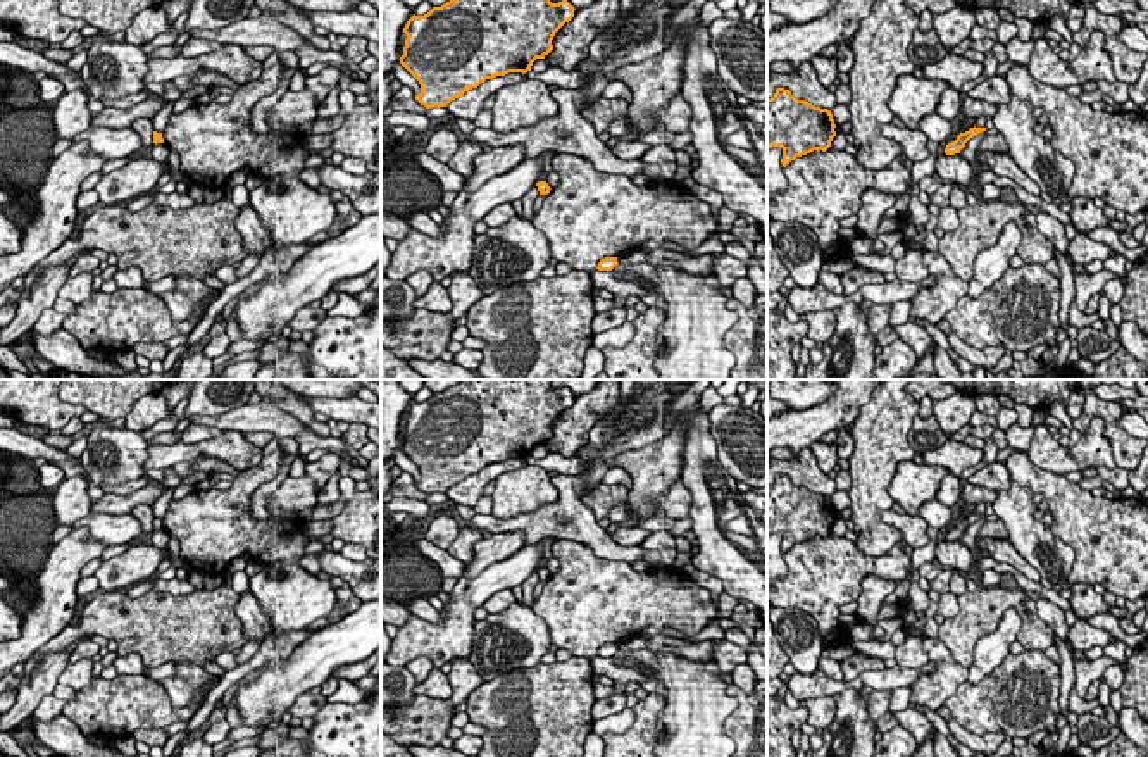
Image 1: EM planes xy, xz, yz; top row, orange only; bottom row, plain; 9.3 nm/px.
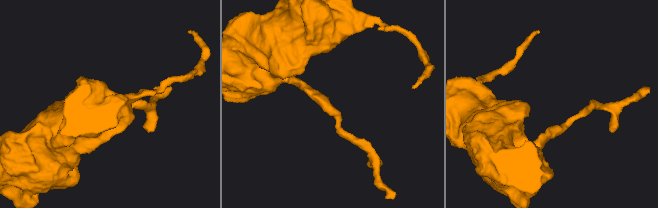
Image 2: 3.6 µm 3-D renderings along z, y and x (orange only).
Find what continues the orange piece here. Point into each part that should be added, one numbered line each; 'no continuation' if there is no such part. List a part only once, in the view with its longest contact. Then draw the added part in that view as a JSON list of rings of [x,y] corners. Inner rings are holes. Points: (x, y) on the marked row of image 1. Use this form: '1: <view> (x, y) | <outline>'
no continuation

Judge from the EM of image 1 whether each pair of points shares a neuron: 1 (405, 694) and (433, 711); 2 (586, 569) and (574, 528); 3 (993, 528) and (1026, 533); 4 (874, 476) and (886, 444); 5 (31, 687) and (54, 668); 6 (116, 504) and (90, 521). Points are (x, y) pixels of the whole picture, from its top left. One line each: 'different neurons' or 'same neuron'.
1: different neurons
2: different neurons
3: different neurons
4: same neuron
5: same neuron
6: different neurons

